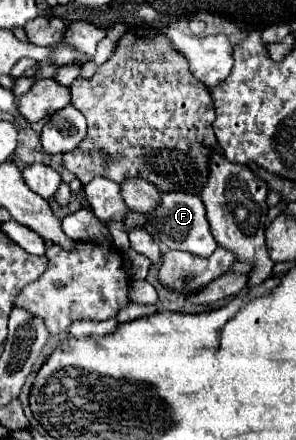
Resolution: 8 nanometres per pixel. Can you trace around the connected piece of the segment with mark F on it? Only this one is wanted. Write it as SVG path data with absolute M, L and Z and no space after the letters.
M162 192L160 204L150 214L138 214L128 212L124 220L124 232L130 232L132 228L144 228L150 232L156 240L164 242L172 250L184 250L196 256L210 256L218 244L210 232L210 224L206 220L206 208L196 194L188 192Z

